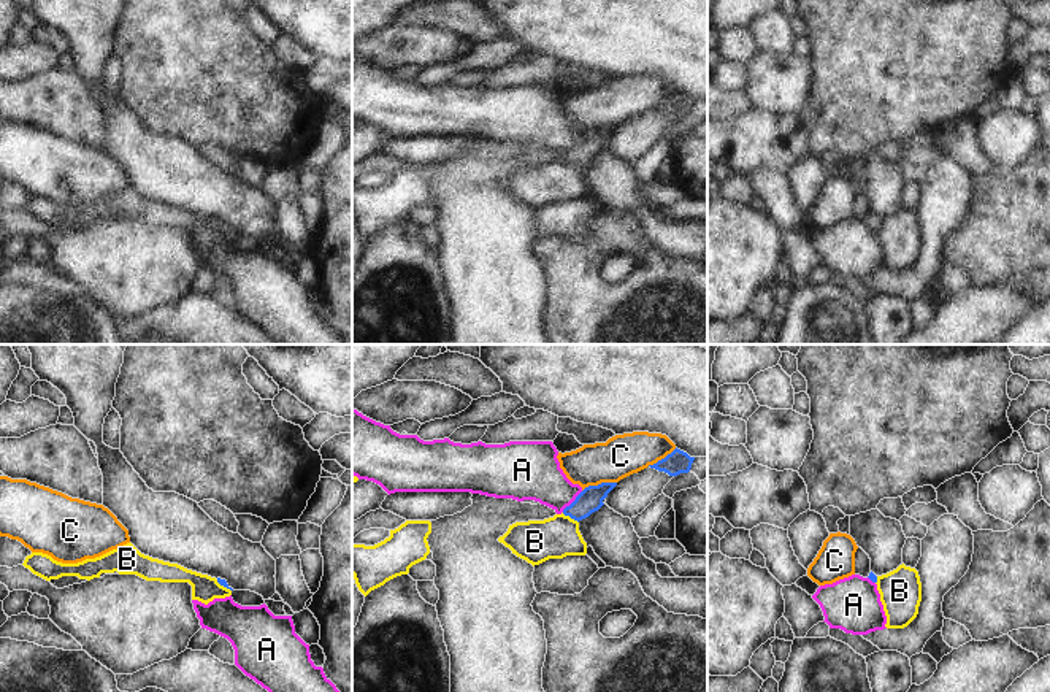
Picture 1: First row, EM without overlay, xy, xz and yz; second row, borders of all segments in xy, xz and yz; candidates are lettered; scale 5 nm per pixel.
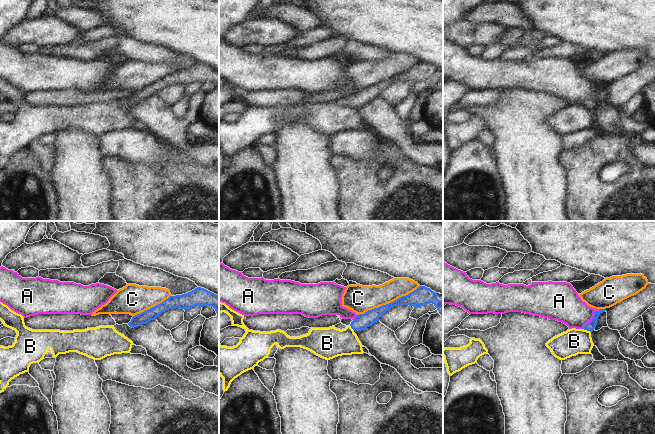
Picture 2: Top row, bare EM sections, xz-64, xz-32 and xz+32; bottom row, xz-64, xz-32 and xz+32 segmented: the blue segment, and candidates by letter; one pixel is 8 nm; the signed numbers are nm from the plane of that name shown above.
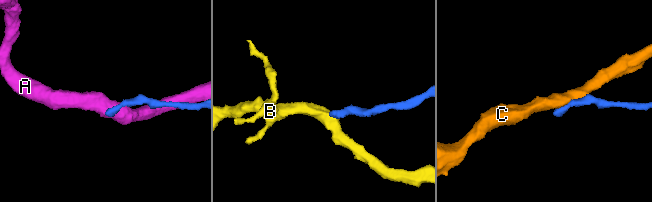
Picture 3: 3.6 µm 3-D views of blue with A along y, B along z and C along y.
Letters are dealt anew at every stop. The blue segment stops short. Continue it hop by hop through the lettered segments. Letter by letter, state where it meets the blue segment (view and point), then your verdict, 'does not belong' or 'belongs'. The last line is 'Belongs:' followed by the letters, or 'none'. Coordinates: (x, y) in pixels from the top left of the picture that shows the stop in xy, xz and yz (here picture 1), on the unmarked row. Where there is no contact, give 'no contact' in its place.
A: contact xz (573, 146); does not belong
B: contact xz (570, 161); does not belong
C: contact xz (598, 129); does not belong
Belongs: none

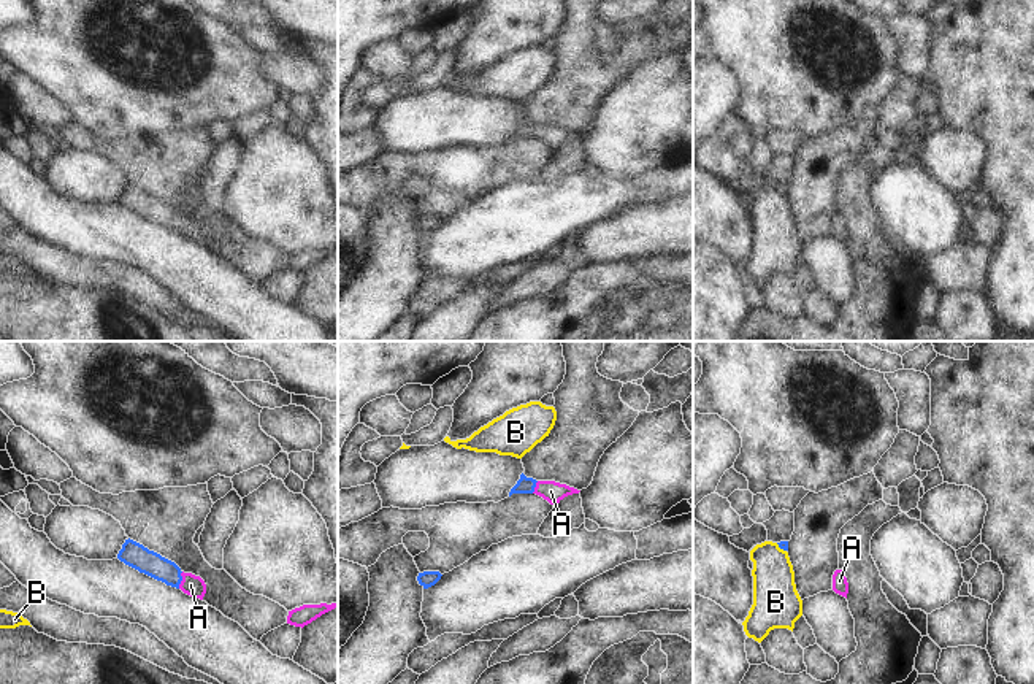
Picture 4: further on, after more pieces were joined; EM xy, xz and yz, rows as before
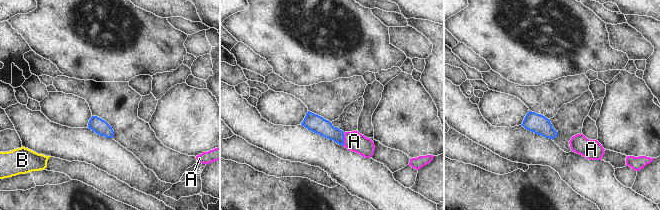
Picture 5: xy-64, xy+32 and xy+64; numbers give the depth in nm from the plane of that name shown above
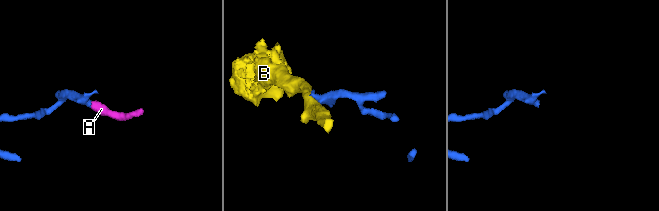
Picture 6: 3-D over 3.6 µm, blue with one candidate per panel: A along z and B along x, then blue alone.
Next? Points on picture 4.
A: contact xy (181, 224); belongs
B: contact yz (781, 192); does not belong
Belongs: A

